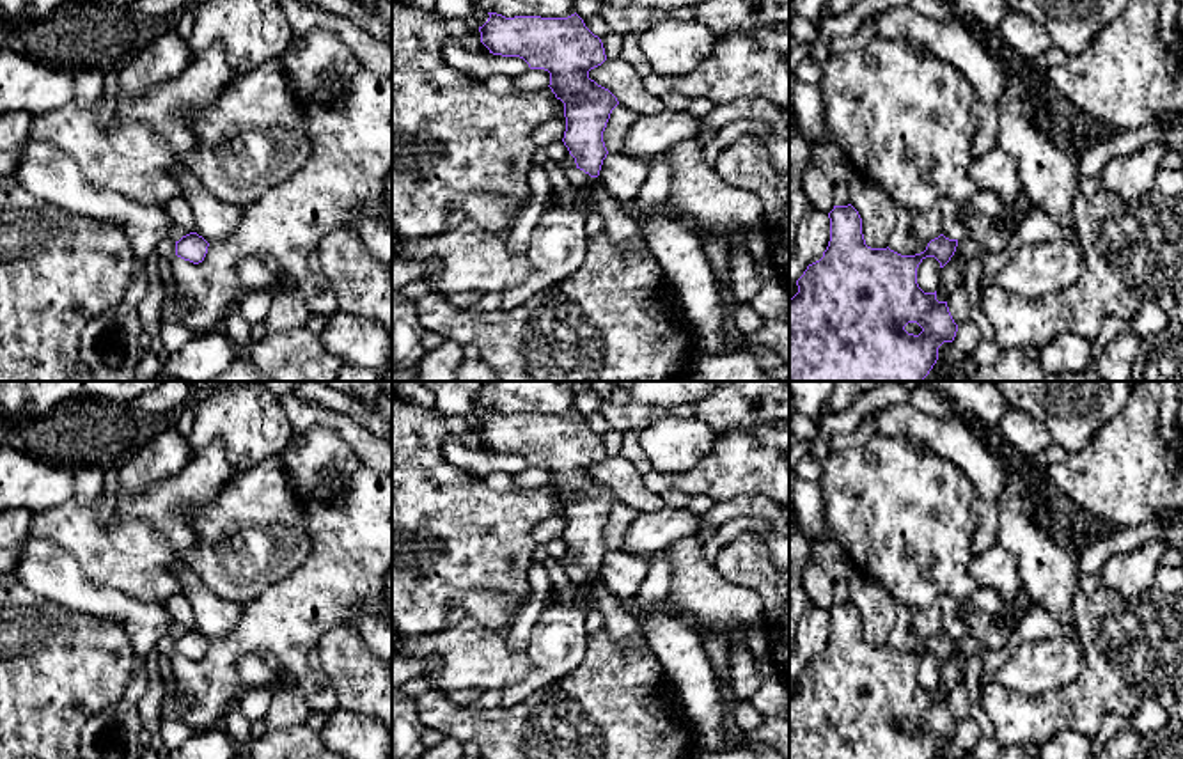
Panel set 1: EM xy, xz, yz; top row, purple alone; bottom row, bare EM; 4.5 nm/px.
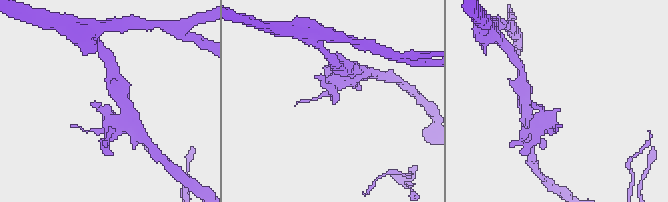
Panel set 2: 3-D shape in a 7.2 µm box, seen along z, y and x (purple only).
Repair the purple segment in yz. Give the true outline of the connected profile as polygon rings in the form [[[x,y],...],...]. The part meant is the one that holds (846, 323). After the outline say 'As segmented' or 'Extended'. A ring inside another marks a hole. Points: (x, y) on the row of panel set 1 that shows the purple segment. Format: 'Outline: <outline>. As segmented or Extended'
Outline: [[[834,206],[828,213],[830,241],[823,257],[807,266],[796,280],[798,293],[789,298],[789,381],[924,381],[938,360],[938,348],[952,342],[958,332],[947,301],[935,293],[924,293],[917,284],[917,268],[926,257],[935,257],[944,268],[956,252],[958,239],[944,234],[931,239],[924,252],[901,255],[887,248],[871,248],[862,234],[858,211]]]. As segmented

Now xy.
Outline: [[[190,232],[176,241],[176,255],[199,264],[204,261],[208,246],[209,243],[202,236],[199,236],[197,232]]]. As segmented

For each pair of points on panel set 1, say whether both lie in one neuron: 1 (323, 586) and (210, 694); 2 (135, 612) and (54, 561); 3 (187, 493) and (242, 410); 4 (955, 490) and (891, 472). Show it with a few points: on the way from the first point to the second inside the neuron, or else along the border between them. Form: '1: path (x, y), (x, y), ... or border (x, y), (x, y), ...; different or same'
1: path (291, 616), (252, 633), (224, 662); same
2: path (116, 605), (91, 598), (73, 580); same
3: border (190, 453), (199, 453), (219, 442), (236, 472); different
4: path (939, 490), (907, 488); same

